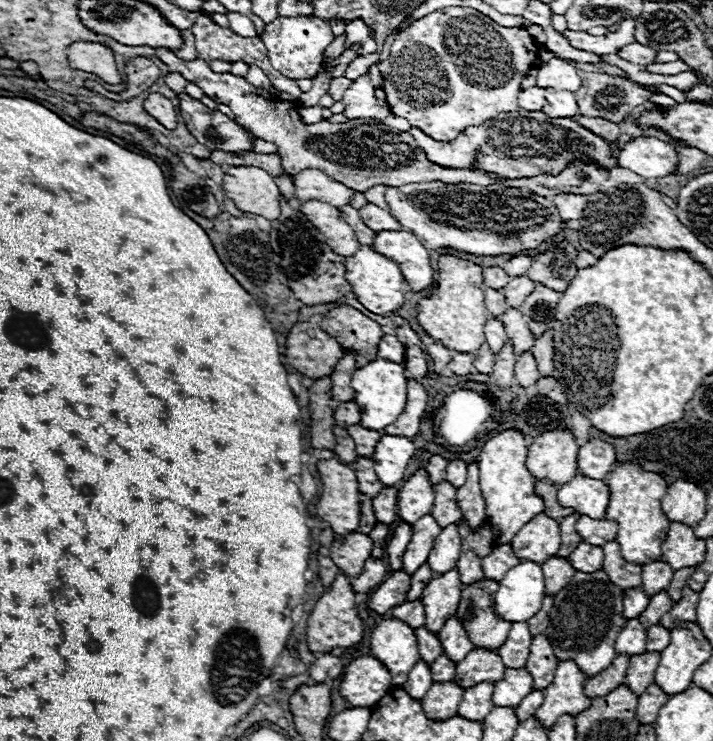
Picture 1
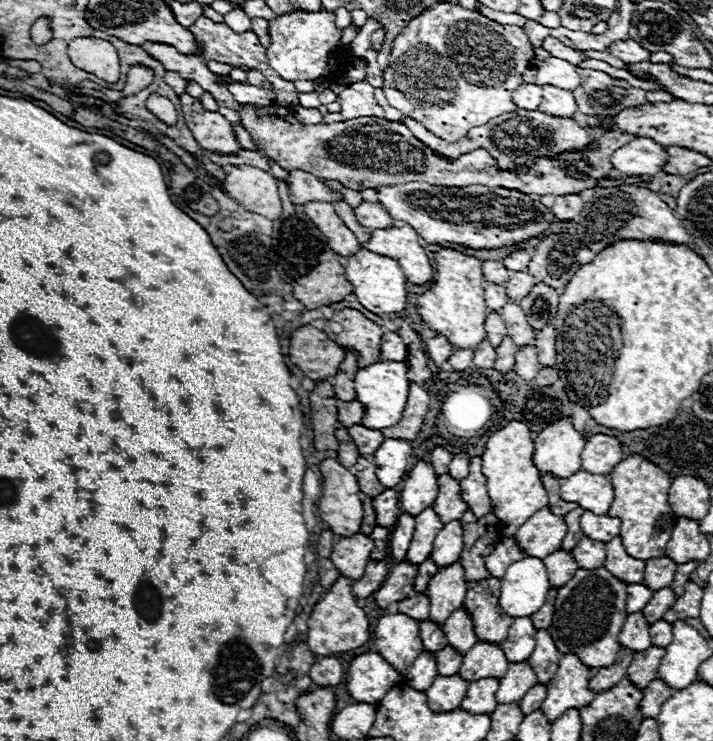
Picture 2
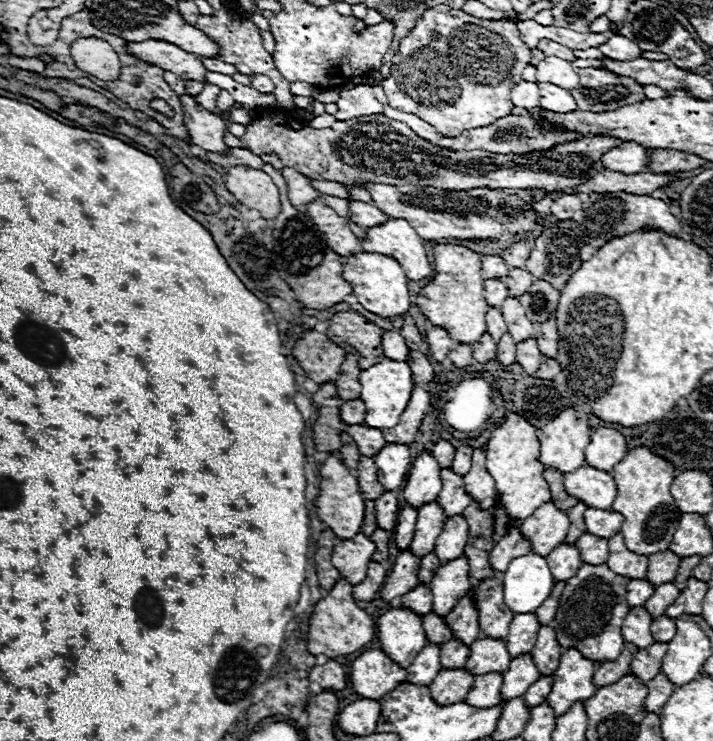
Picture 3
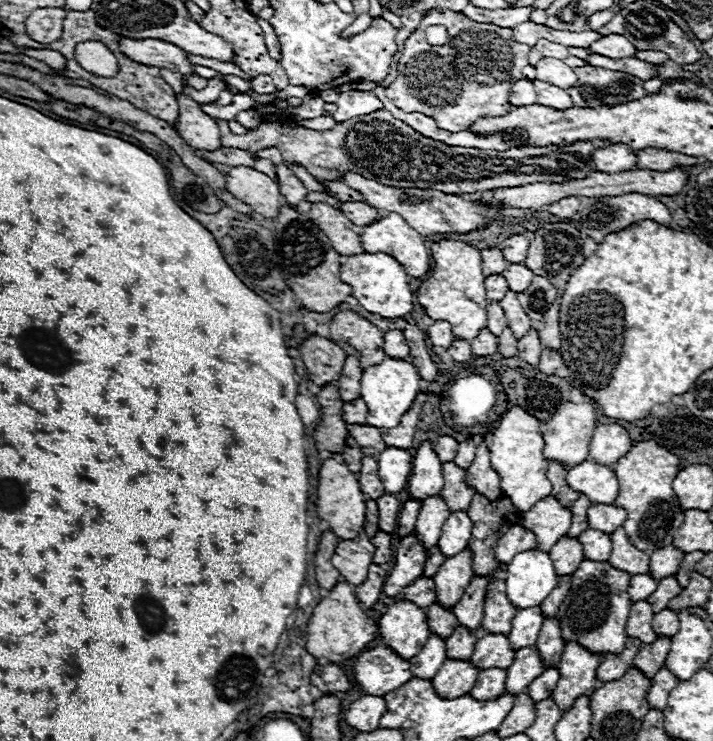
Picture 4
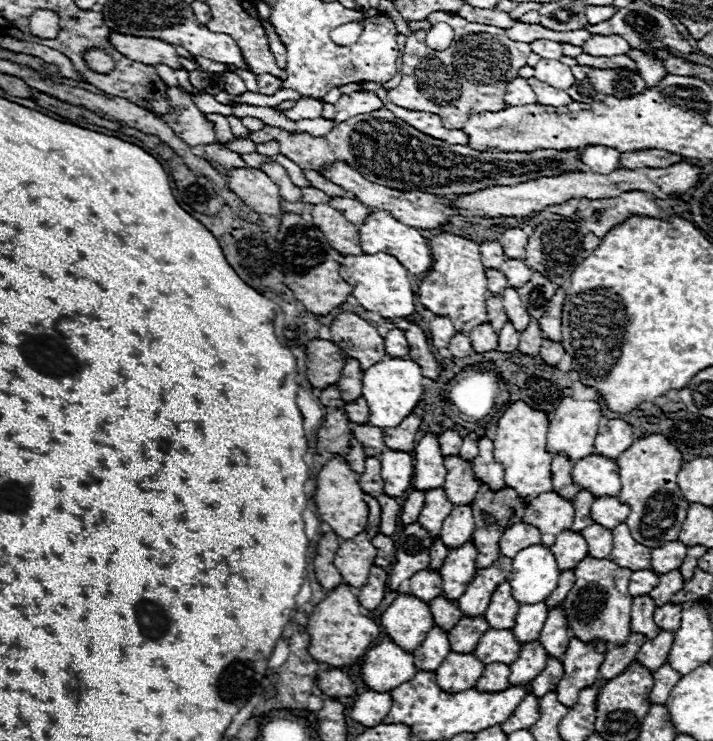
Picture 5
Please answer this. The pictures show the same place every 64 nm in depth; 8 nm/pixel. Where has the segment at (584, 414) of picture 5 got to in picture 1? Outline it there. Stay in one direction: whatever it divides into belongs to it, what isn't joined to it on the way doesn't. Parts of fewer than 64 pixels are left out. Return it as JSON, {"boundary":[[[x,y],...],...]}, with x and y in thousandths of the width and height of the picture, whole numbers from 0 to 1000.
{"boundary":[[[797,578],[763,583],[743,596],[738,618],[741,634],[755,648],[771,648],[777,653],[794,653],[811,640],[811,599],[808,588]]]}

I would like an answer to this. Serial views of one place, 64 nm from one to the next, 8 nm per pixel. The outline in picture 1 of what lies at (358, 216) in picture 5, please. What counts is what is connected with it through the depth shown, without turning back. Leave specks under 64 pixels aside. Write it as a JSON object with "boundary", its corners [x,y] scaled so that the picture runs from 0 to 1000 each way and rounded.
{"boundary":[[[513,275],[511,281],[502,283],[505,286],[505,294],[508,300],[525,310],[525,313],[533,313],[536,308],[553,308],[553,310],[564,310],[564,302],[539,281],[530,281],[527,275]]]}

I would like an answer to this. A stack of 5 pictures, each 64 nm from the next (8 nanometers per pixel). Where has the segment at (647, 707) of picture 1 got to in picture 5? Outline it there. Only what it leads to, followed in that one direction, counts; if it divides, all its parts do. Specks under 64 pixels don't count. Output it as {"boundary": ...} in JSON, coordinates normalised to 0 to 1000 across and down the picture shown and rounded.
{"boundary":[[[928,896],[928,901],[923,901],[923,907],[917,907],[917,926],[912,934],[912,947],[923,947],[931,950],[942,934],[942,928],[951,923],[954,910],[945,907],[945,901],[940,901],[937,896]]]}

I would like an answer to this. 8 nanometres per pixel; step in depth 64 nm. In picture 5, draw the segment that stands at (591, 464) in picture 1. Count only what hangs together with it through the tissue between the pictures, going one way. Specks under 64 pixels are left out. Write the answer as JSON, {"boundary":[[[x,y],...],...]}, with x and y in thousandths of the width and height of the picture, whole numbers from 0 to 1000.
{"boundary":[[[858,564],[847,575],[842,575],[839,588],[833,594],[833,605],[836,613],[847,613],[864,621],[875,607],[884,605],[886,596],[889,596],[886,575],[872,564]]]}

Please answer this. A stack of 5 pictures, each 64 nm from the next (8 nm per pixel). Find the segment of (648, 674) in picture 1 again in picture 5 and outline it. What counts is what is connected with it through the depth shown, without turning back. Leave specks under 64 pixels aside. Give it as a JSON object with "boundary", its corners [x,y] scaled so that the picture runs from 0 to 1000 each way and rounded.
{"boundary":[[[926,850],[917,864],[906,864],[900,869],[900,874],[895,877],[892,891],[900,899],[920,907],[937,891],[937,880],[940,880],[942,866],[945,866],[945,856],[940,850]]]}

